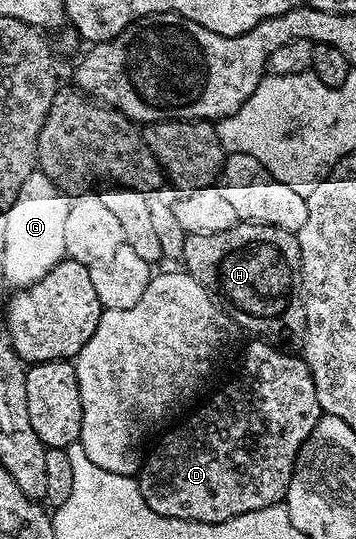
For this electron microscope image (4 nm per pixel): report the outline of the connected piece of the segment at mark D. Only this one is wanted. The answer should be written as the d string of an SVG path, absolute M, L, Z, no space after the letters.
M254 339L250 342L252 342L250 348L247 349L246 356L242 359L242 368L238 371L239 377L246 379L246 383L230 383L223 391L216 392L195 415L188 416L189 414L187 414L181 420L183 423L179 427L171 426L161 436L163 439L151 451L149 448L148 454L143 458L142 468L140 468L136 476L138 488L148 505L148 509L152 509L164 517L188 519L192 523L220 523L223 519L232 518L233 515L252 513L256 509L271 507L272 504L282 503L285 500L286 490L292 481L296 457L300 453L304 441L308 441L312 429L316 429L316 421L322 419L324 412L320 401L316 397L316 381L313 380L313 375L301 354L294 353L294 355L289 355L288 352L282 351L286 349L279 349L277 346L271 345L267 340L263 339Z

